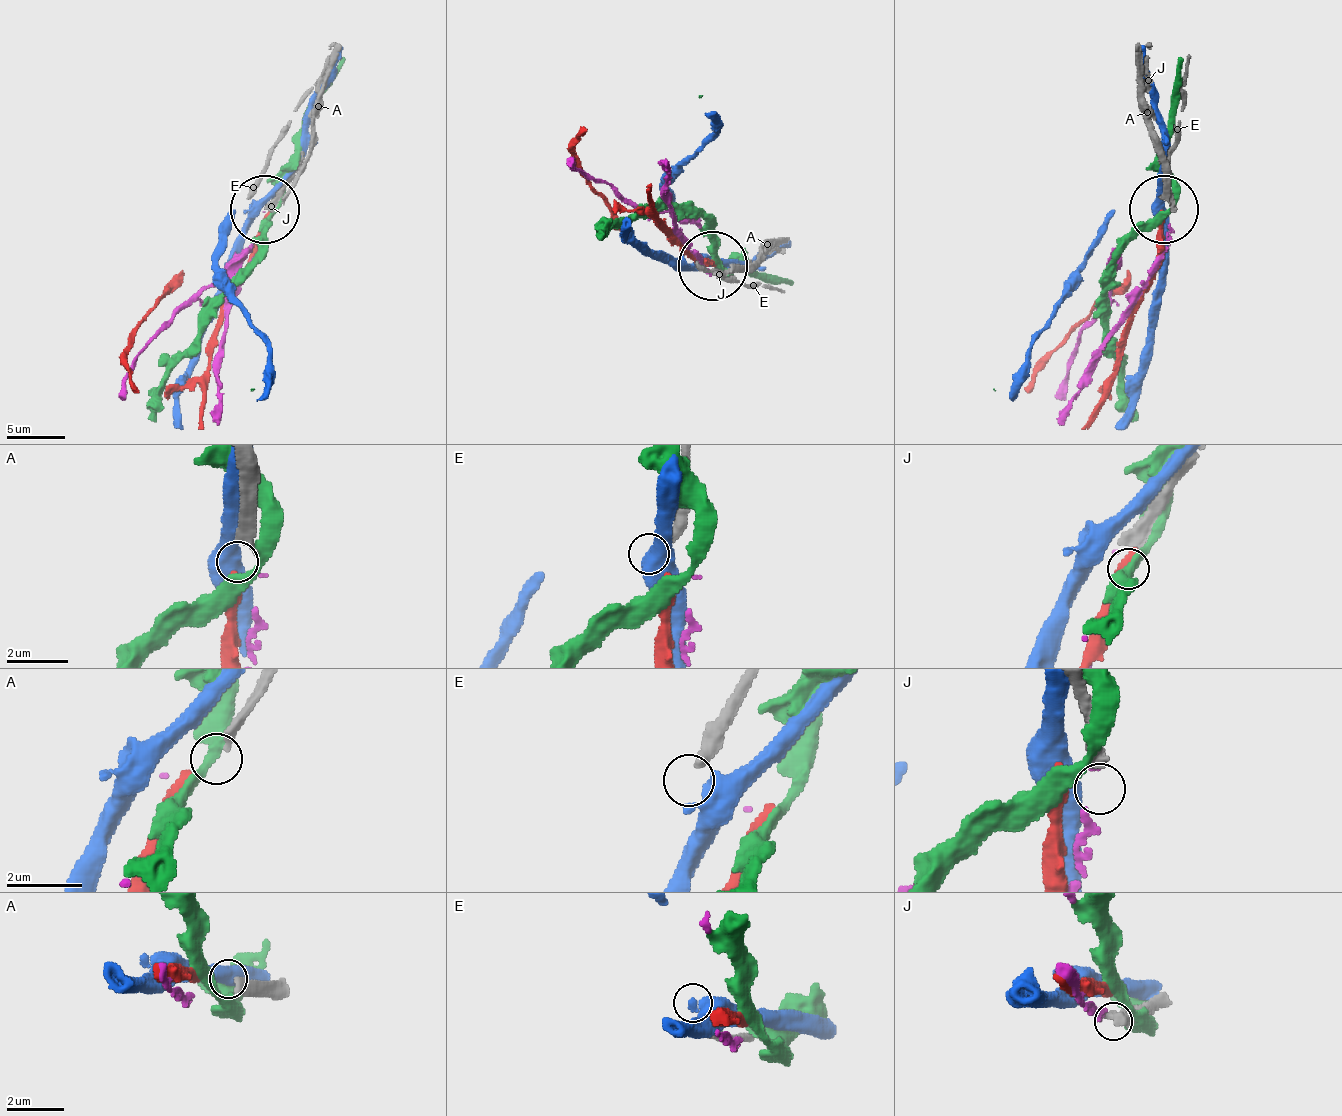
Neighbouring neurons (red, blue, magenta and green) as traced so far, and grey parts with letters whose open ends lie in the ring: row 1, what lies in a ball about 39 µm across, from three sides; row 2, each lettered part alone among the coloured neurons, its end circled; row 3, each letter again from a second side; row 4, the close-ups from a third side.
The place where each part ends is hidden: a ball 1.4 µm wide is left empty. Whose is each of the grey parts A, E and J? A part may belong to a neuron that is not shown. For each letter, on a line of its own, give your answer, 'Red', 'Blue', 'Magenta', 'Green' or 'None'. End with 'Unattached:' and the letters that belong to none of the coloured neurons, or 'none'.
A: None
E: None
J: Magenta
Unattached: A, E

